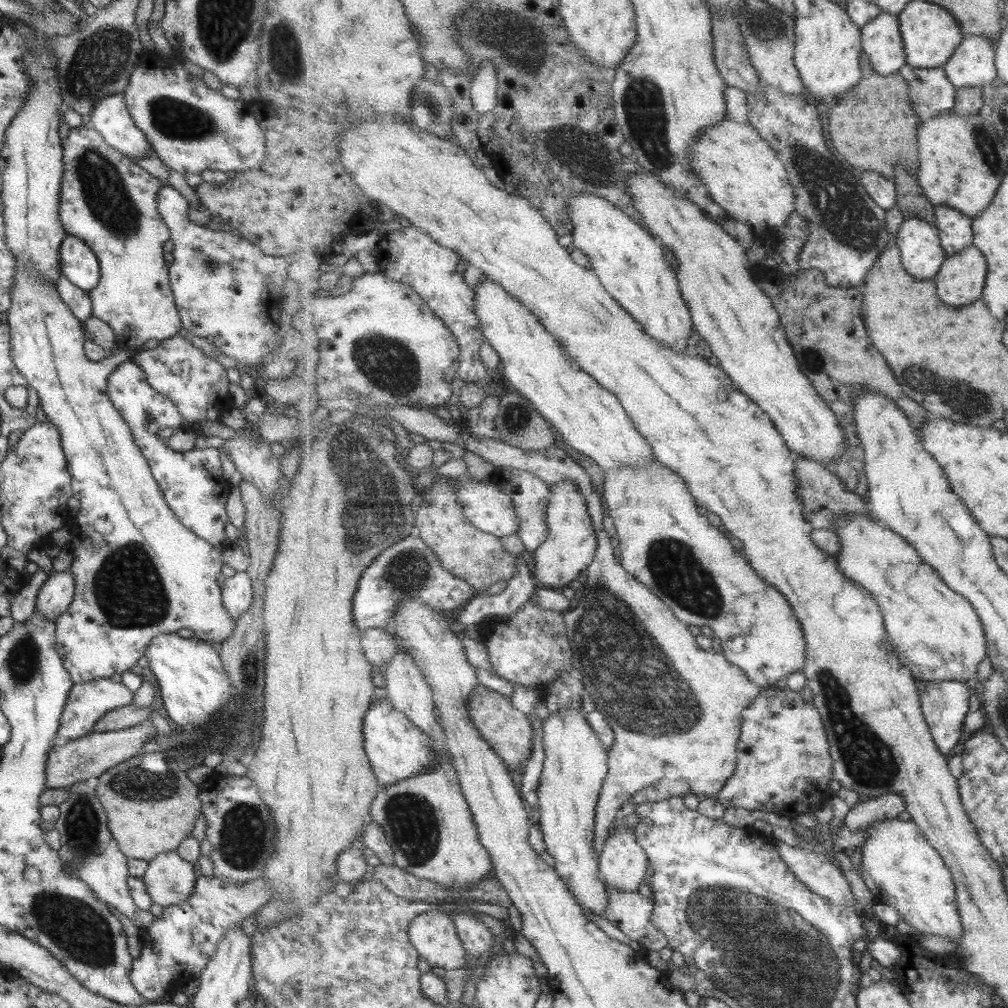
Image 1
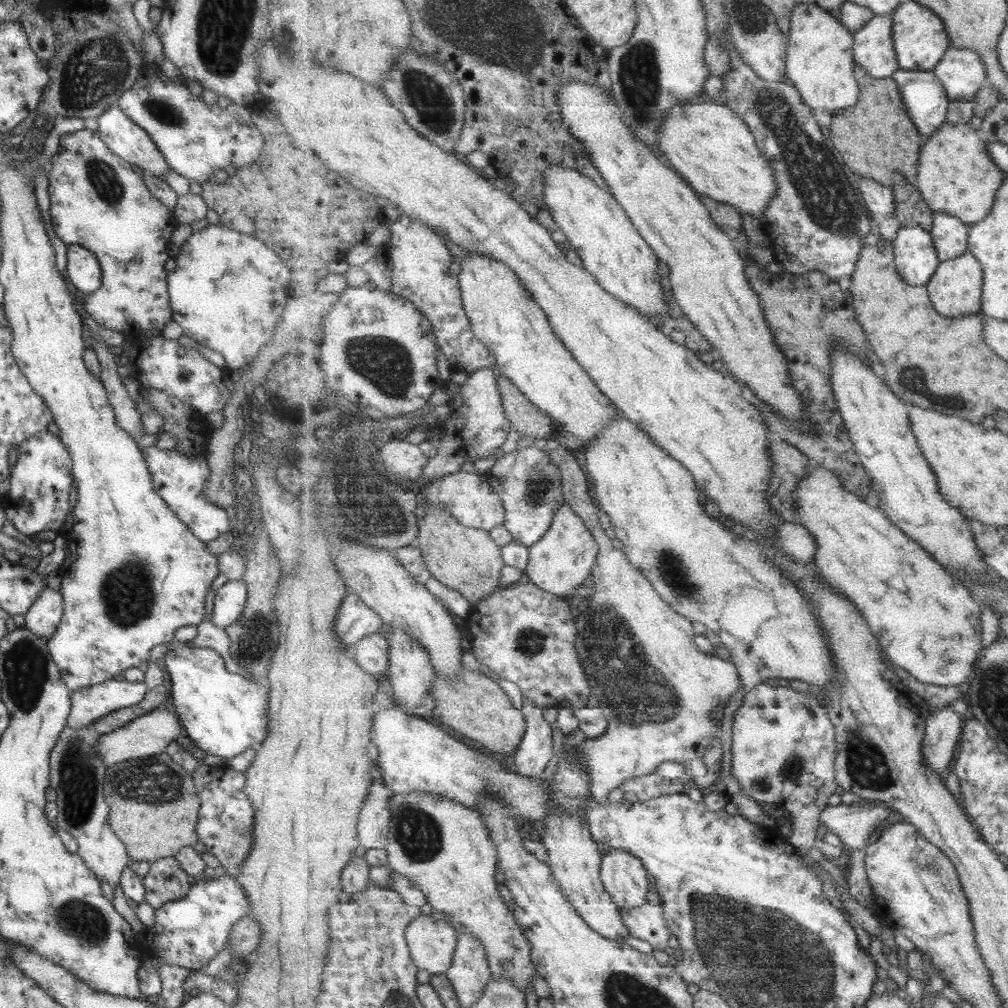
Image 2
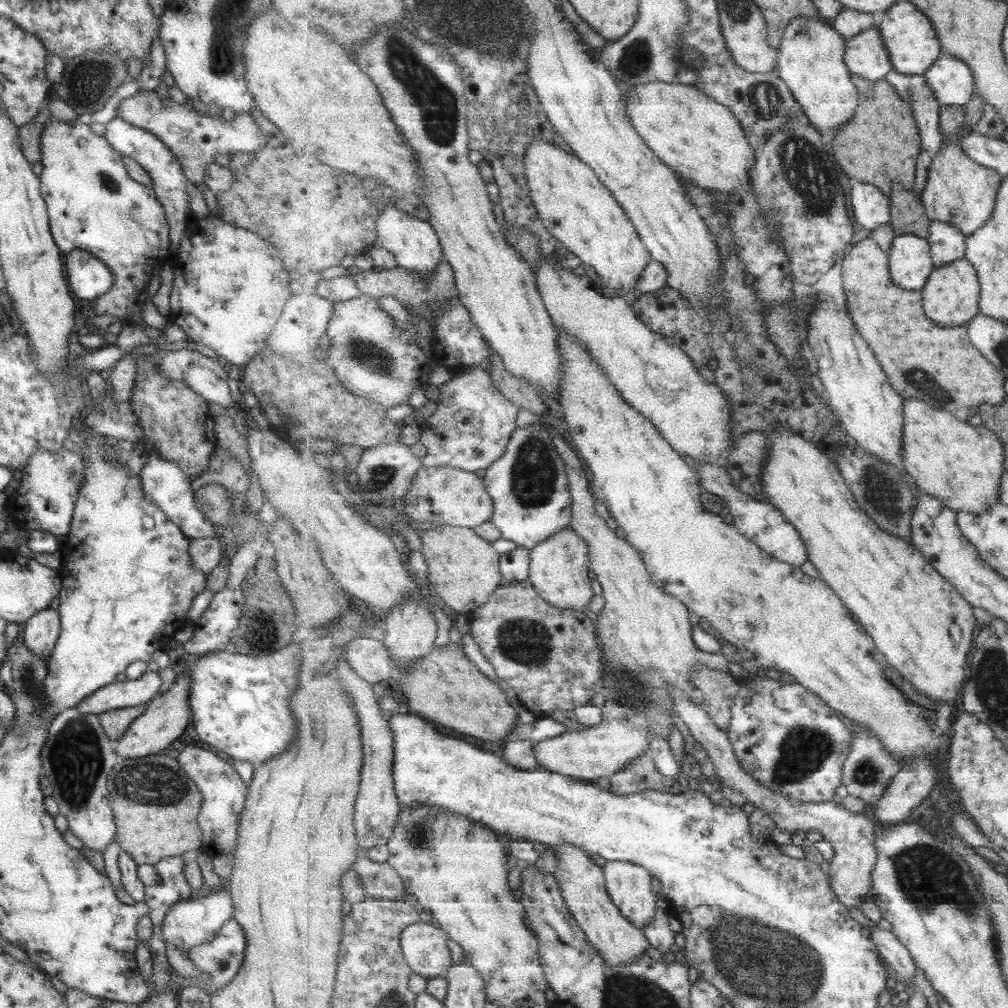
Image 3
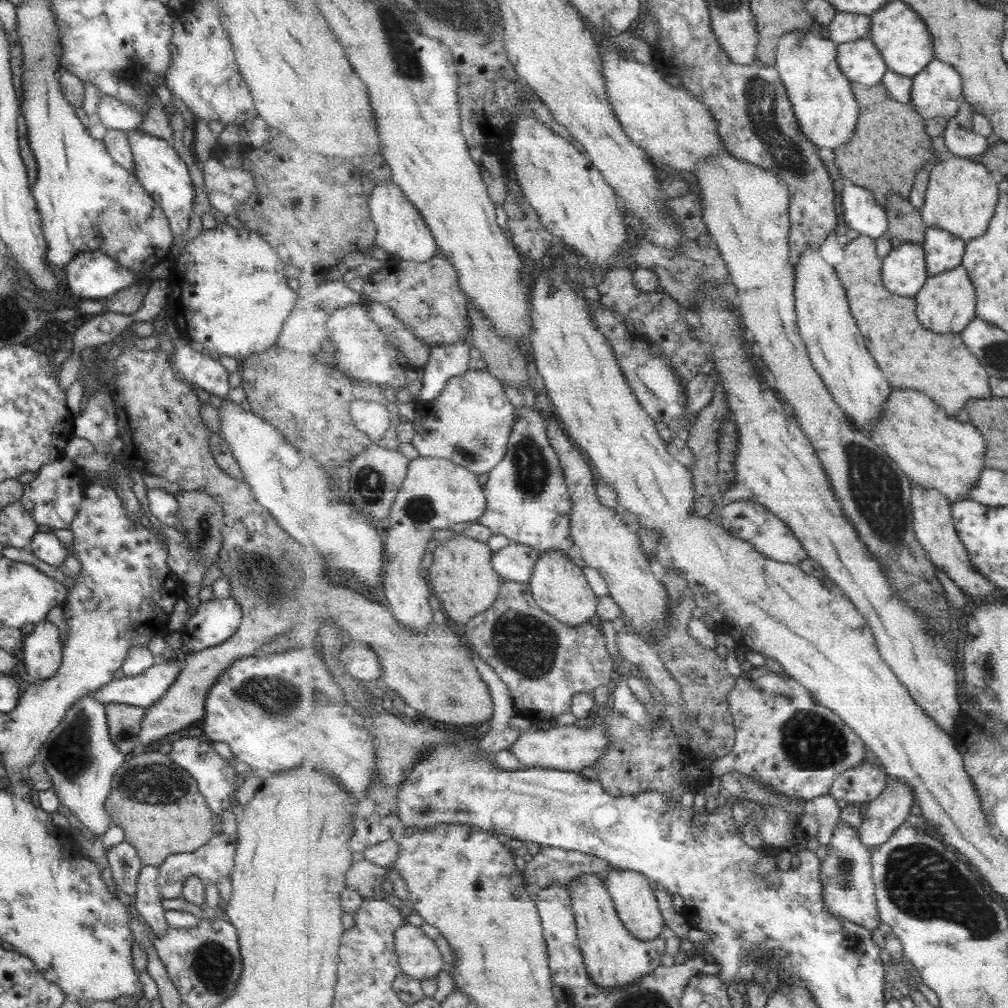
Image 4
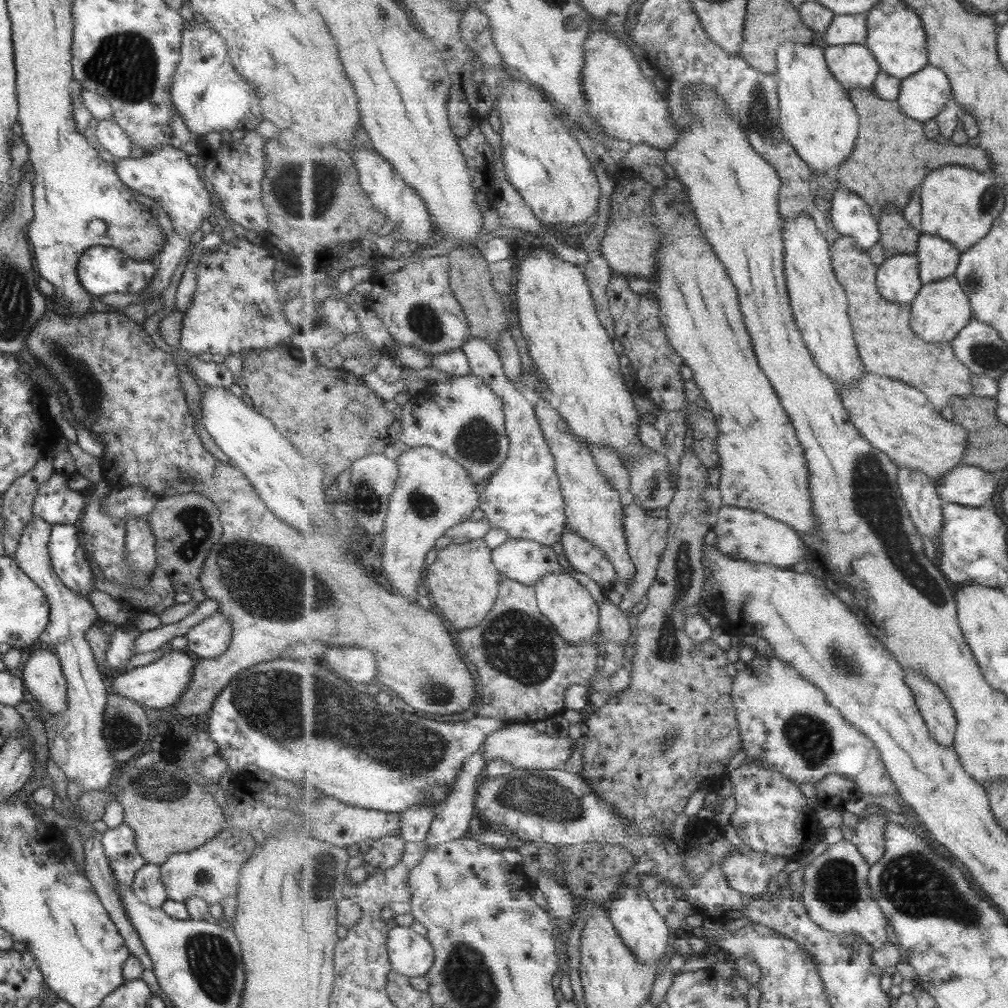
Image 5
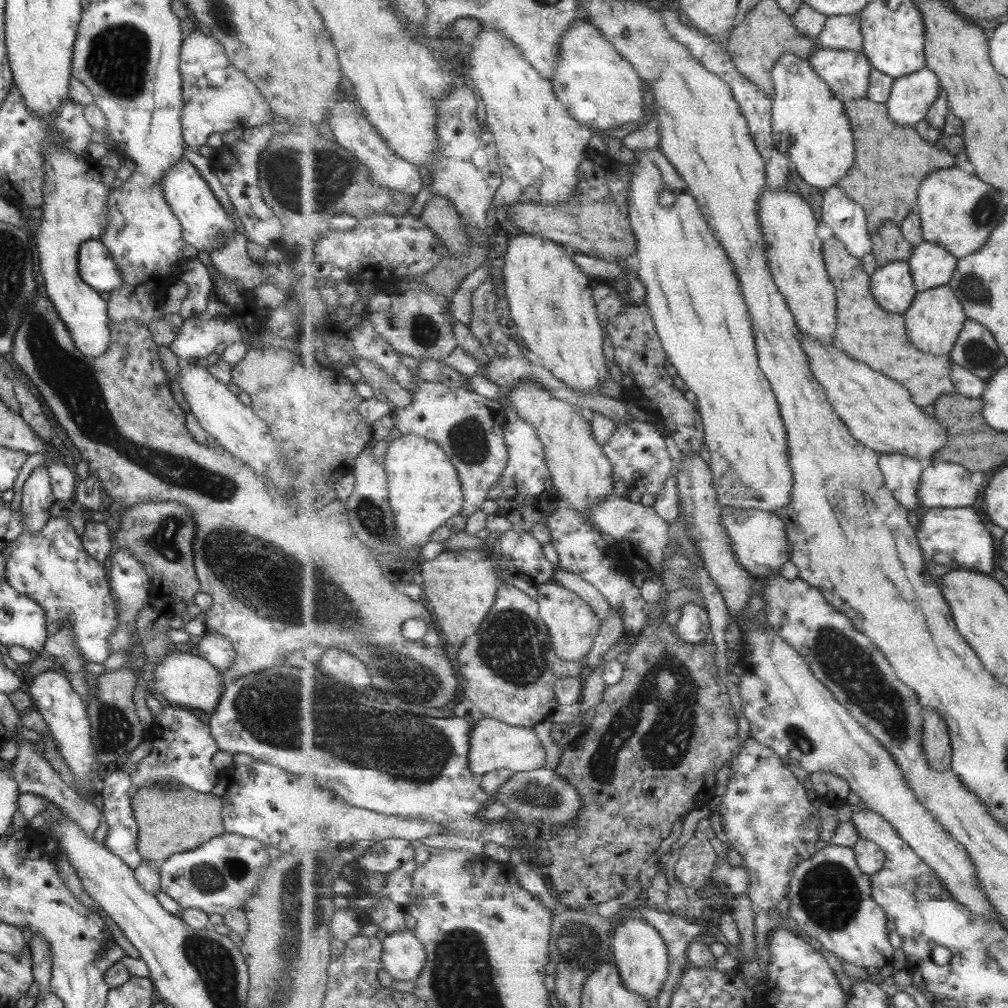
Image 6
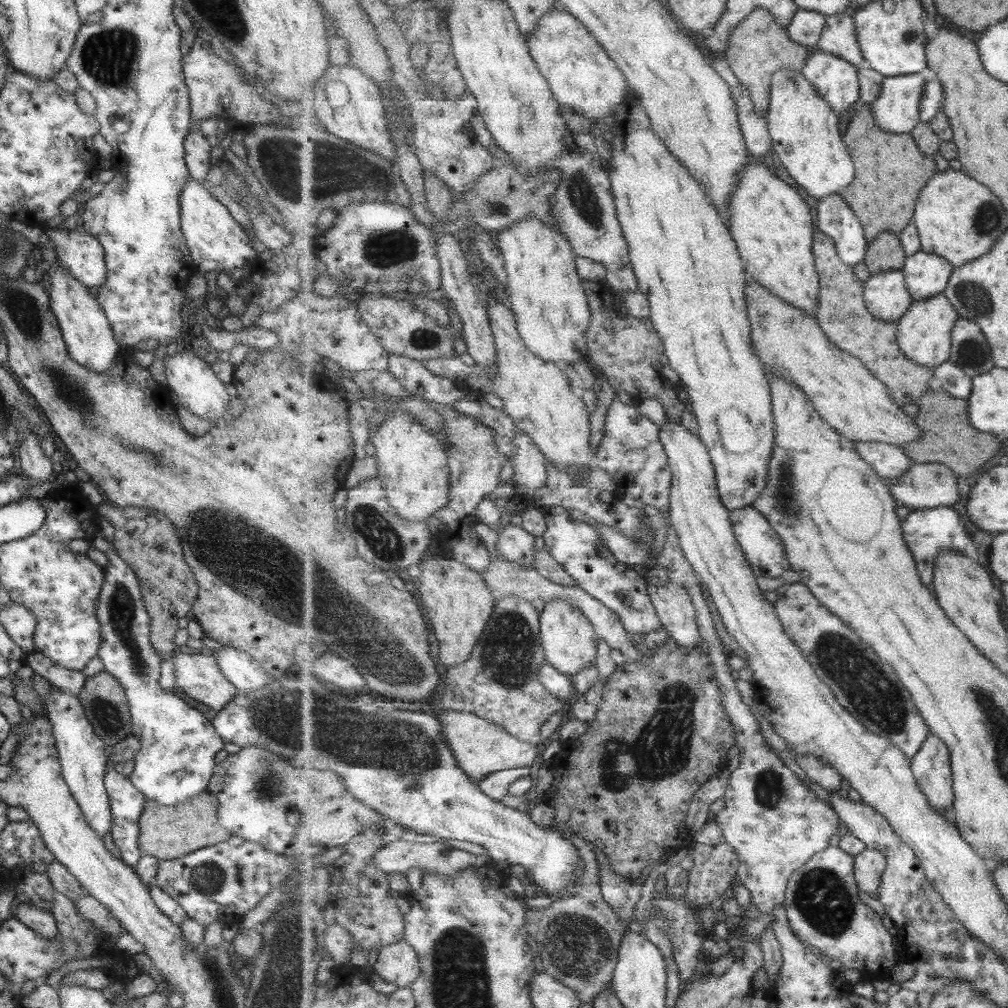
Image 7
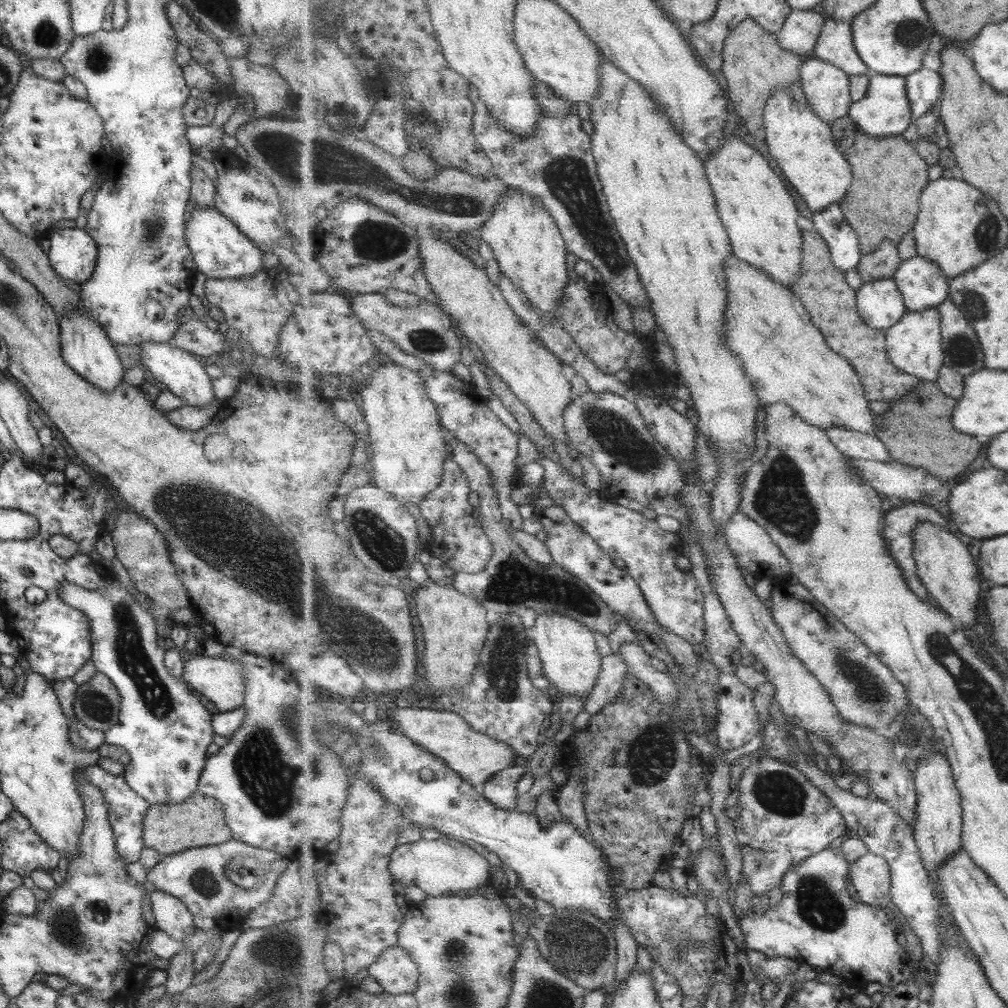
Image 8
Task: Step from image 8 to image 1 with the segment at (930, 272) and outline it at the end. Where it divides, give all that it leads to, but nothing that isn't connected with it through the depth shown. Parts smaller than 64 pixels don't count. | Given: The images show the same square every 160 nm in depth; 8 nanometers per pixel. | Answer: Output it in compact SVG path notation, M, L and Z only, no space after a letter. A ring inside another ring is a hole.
M945 205L936 207L937 224L942 247L947 255L957 254L974 244L974 219L965 213Z

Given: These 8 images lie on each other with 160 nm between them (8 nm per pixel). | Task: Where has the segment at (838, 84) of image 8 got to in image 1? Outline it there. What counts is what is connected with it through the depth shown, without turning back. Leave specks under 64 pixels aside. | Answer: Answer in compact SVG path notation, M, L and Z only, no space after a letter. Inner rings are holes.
M881 13L863 28L863 51L873 68L883 76L892 75L908 64L898 15Z

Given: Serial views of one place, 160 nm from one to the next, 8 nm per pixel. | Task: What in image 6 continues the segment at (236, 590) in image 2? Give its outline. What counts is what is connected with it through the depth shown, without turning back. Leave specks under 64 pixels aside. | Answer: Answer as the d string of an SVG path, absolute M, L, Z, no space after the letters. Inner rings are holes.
M206 632L201 641L193 646L193 652L204 658L215 670L224 672L233 663L236 652L230 640L216 632Z

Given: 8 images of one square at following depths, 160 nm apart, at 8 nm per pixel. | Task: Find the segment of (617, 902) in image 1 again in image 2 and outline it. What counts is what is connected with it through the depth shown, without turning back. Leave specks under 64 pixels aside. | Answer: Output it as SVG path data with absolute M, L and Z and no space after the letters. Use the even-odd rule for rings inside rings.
M645 903L637 908L621 908L620 912L632 936L647 941L657 950L669 948L672 930L665 921L663 904Z

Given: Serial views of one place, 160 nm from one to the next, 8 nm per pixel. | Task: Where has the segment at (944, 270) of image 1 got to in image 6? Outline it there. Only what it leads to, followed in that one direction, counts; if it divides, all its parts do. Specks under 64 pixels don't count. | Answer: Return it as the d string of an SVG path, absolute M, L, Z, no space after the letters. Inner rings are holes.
M949 284L918 292L916 300L912 302L912 307L904 316L907 320L909 337L913 344L923 352L937 354L938 356L949 356L968 319L965 306L961 305L960 298L957 297L956 292Z

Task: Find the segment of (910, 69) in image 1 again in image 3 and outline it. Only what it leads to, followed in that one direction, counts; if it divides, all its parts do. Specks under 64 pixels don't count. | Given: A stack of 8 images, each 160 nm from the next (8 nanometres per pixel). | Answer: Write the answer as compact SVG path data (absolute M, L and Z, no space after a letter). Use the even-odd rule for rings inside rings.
M895 70L891 71L887 76L887 79L907 102L912 105L913 112L917 116L917 122L919 128L921 128L921 138L923 138L923 148L921 148L921 156L919 156L919 168L917 168L917 186L916 192L923 192L926 183L928 182L929 171L931 163L935 156L937 156L938 150L942 147L943 133L940 127L940 110L943 104L937 101L935 92L928 85L924 75L905 75Z

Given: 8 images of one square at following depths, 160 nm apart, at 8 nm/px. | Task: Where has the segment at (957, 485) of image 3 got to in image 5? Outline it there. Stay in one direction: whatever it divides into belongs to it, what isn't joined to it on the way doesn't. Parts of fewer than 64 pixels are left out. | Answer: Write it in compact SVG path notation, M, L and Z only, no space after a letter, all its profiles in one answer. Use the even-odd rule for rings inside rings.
M867 372L853 388L838 388L850 420L875 448L892 457L899 466L926 472L937 481L964 463L969 430L945 420L921 389Z

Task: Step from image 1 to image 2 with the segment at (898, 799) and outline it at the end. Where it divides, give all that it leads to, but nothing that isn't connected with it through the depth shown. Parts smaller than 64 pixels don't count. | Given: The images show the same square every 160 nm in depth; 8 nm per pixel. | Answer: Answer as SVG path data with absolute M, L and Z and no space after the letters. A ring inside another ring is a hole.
M872 801L857 805L828 806L821 814L821 825L838 835L847 849L866 849L876 837L883 820L894 810L885 803Z

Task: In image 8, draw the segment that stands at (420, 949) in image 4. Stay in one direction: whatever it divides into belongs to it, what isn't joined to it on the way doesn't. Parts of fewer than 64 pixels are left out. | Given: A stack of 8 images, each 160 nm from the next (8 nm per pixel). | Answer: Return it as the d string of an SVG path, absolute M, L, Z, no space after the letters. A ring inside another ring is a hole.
M401 946L389 947L368 968L369 974L379 981L384 992L409 994L415 992L420 982L420 967Z

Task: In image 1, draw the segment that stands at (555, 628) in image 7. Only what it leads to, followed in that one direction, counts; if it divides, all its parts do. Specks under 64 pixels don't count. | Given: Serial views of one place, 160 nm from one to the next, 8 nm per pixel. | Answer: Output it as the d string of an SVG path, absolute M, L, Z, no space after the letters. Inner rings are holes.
M564 480L552 487L548 507L548 539L534 551L534 579L538 585L561 590L576 580L581 572L587 571L593 562L598 547L596 527L588 511L588 501L572 480Z

